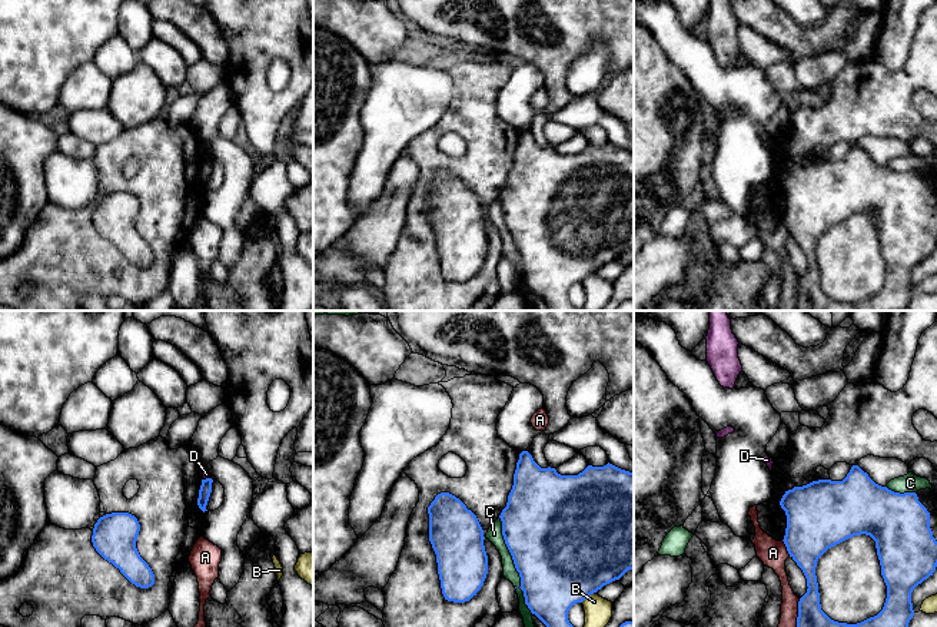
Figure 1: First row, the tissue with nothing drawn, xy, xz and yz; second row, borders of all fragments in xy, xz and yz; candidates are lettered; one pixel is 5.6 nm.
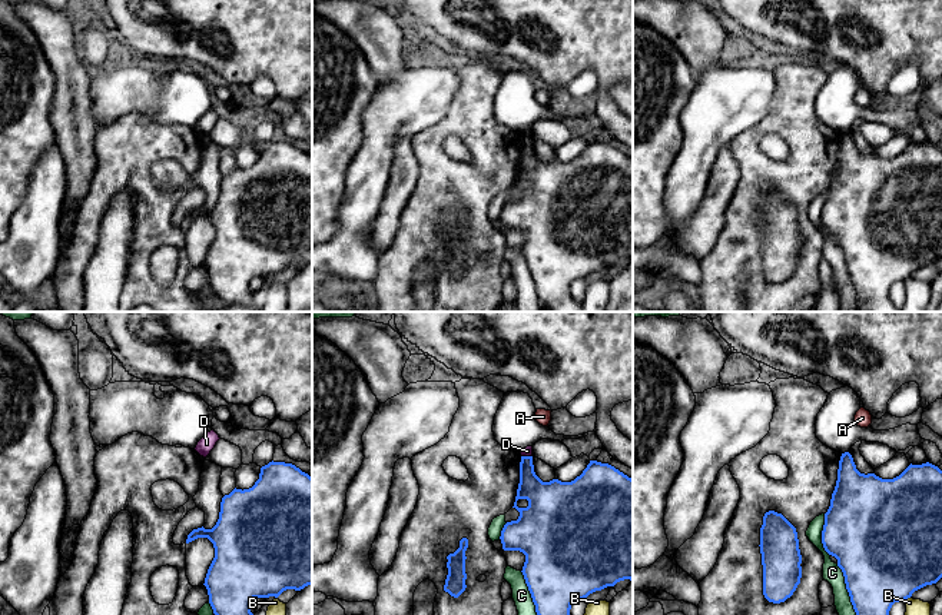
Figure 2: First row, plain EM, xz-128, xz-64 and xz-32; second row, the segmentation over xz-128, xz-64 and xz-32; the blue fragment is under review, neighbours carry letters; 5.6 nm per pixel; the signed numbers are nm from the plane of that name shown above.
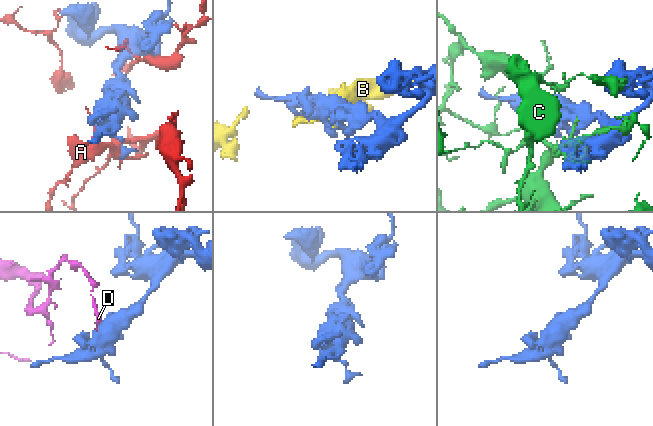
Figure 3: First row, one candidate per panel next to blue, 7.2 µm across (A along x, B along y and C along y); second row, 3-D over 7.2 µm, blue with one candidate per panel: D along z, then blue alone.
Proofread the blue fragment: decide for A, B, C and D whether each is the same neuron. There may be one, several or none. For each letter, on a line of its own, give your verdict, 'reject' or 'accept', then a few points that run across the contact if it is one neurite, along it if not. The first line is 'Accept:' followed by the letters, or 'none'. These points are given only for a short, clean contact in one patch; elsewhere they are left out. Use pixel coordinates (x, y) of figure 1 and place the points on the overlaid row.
Accept: none
A: reject
B: reject
C: reject
D: reject | xy (209, 477), (202, 480)

